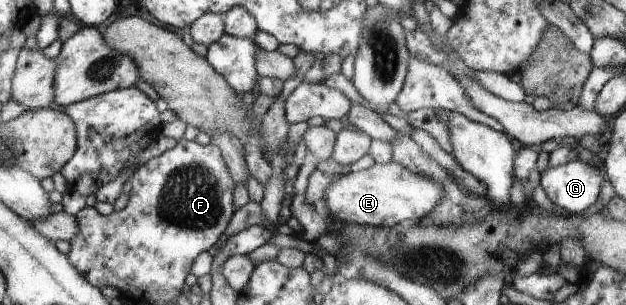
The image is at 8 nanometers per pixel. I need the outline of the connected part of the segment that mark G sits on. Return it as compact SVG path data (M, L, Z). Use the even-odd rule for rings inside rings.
M570 161L559 167L544 167L541 185L548 199L562 210L581 214L594 204L604 181L593 162Z

